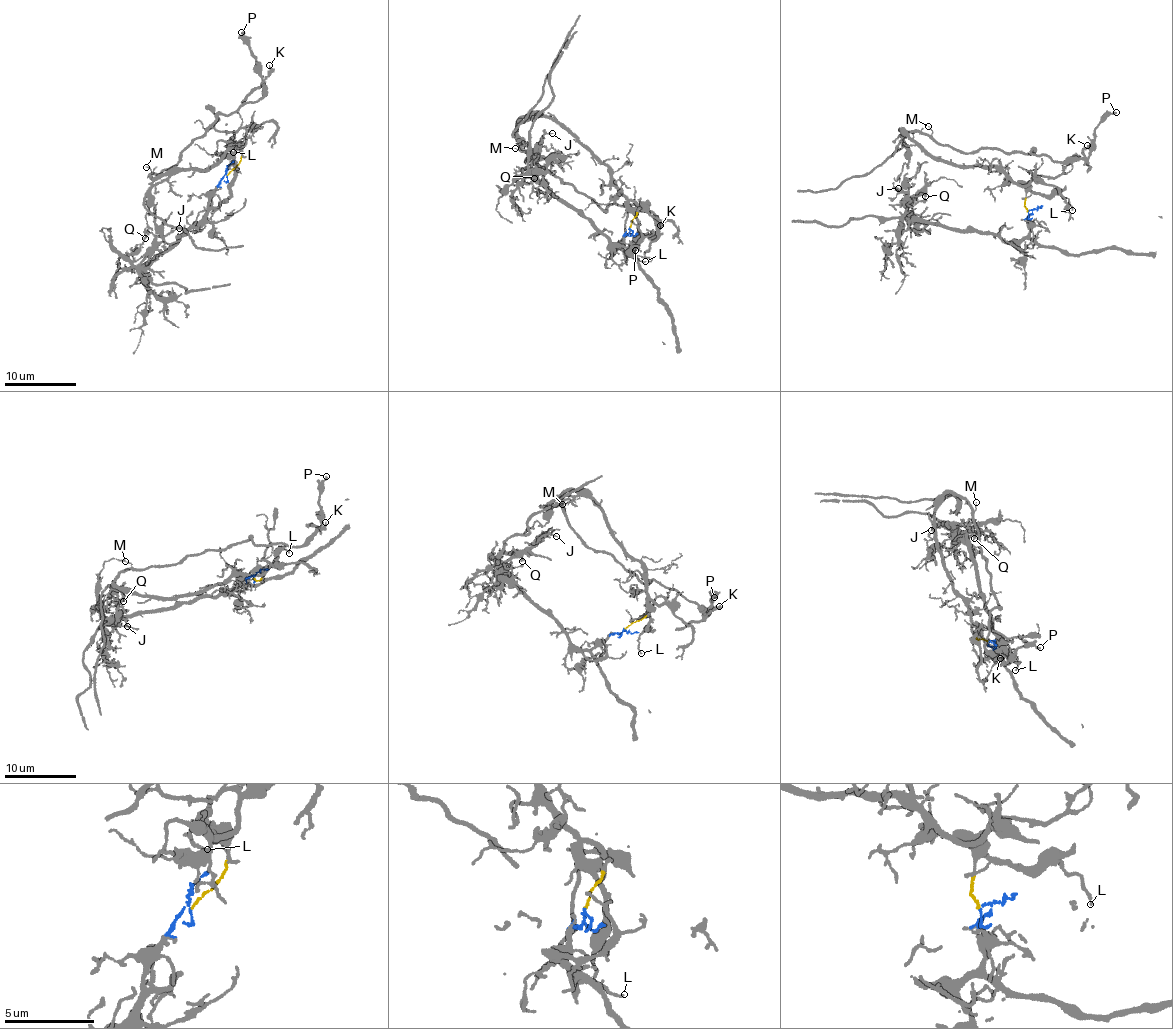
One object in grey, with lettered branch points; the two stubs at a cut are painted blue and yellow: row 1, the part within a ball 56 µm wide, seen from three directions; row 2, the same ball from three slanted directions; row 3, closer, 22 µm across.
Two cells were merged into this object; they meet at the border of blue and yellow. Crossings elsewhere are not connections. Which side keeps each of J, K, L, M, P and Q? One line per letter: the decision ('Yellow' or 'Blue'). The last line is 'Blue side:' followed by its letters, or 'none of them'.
J: Blue
K: Yellow
L: Yellow
M: Yellow
P: Yellow
Q: Blue
Blue side: J, Q

